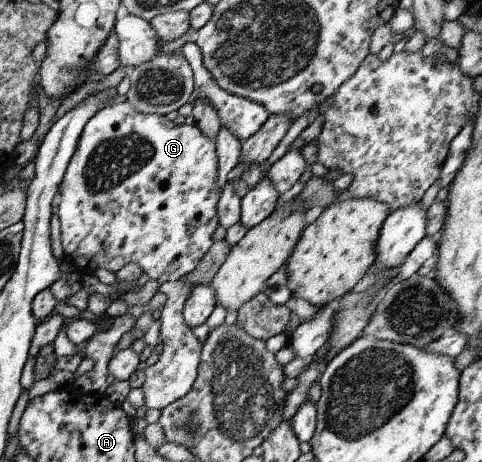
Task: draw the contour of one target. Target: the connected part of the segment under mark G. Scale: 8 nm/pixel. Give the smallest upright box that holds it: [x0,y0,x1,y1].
[57,101,221,283]

